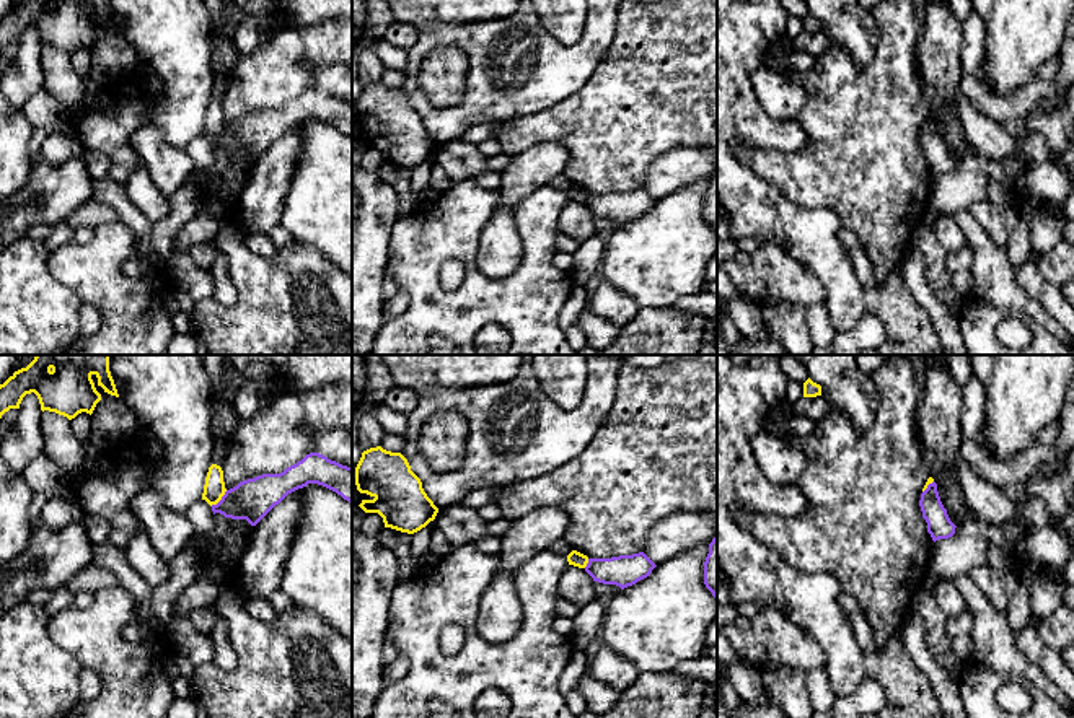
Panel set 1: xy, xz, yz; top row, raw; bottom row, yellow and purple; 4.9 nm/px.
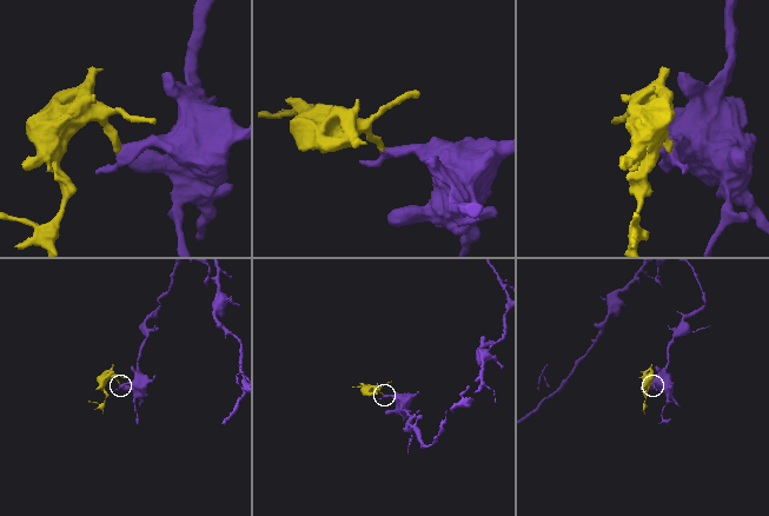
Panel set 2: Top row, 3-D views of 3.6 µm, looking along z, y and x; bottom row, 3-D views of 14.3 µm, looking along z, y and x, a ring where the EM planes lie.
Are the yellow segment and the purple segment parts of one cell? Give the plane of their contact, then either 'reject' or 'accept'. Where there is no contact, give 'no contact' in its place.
meets yellow in xy; reject

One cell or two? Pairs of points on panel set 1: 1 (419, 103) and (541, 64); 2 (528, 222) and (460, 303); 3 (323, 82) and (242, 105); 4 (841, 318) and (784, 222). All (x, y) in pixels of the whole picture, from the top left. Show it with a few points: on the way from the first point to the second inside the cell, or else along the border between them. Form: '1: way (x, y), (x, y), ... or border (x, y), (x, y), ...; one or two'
1: way (450, 116), (463, 116), (494, 91), (510, 88); one
2: way (532, 251), (532, 267), (499, 300), (489, 300); one
3: border (334, 62), (315, 72), (313, 87); two
4: way (841, 293), (836, 274), (809, 246); one

